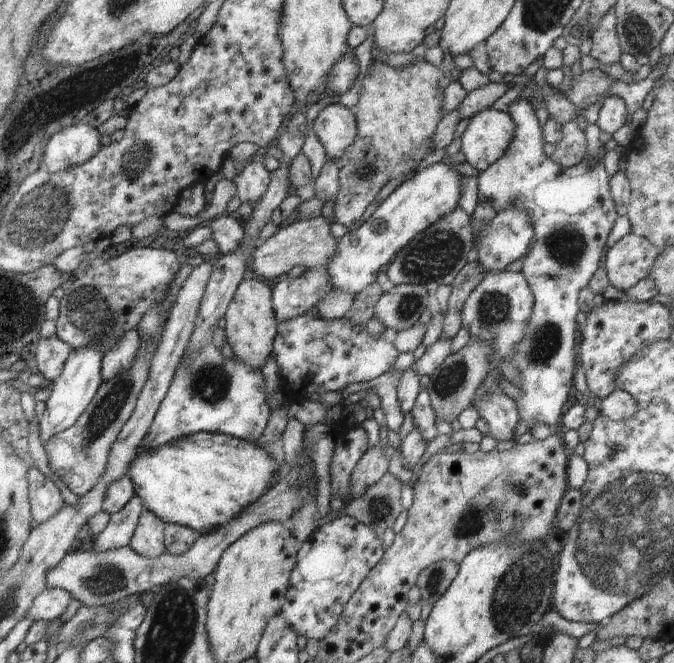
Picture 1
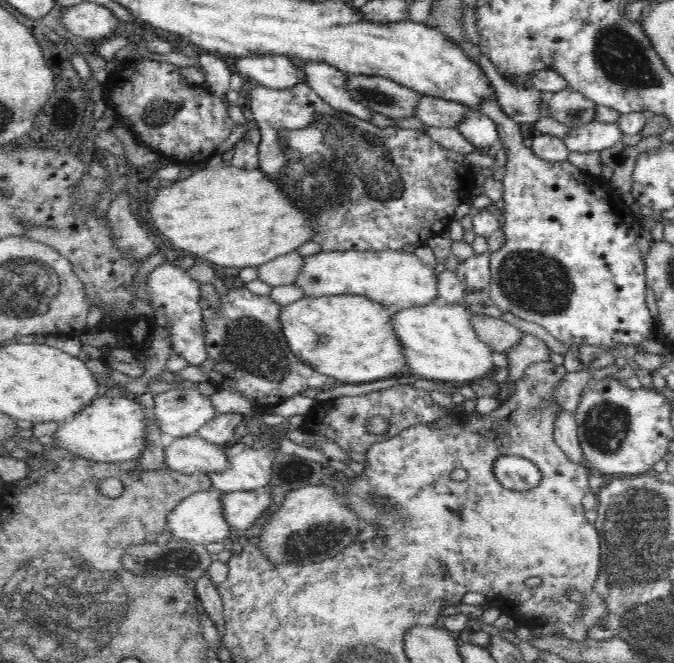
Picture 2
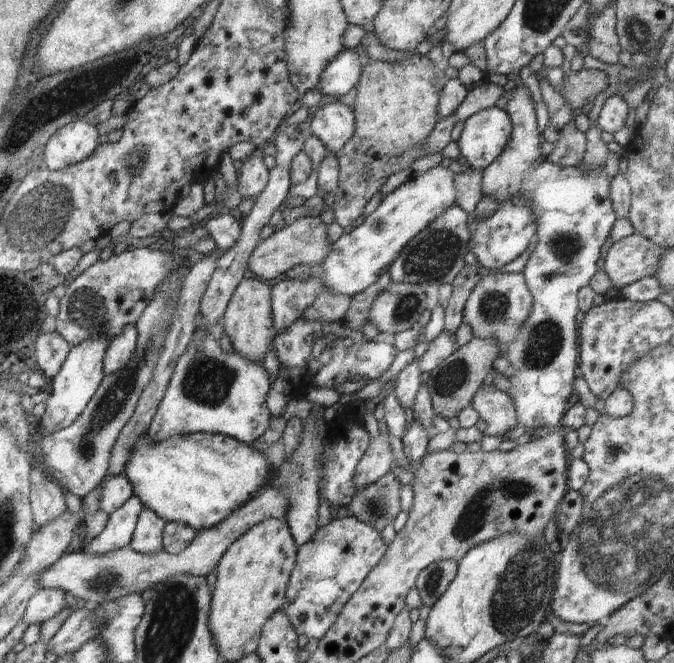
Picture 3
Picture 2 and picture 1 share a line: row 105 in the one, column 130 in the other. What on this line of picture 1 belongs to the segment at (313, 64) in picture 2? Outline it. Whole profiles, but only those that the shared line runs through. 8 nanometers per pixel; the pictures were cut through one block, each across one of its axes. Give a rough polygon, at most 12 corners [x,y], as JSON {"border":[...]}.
{"border":[[137,329],[103,356],[102,382],[134,362],[140,344]]}

